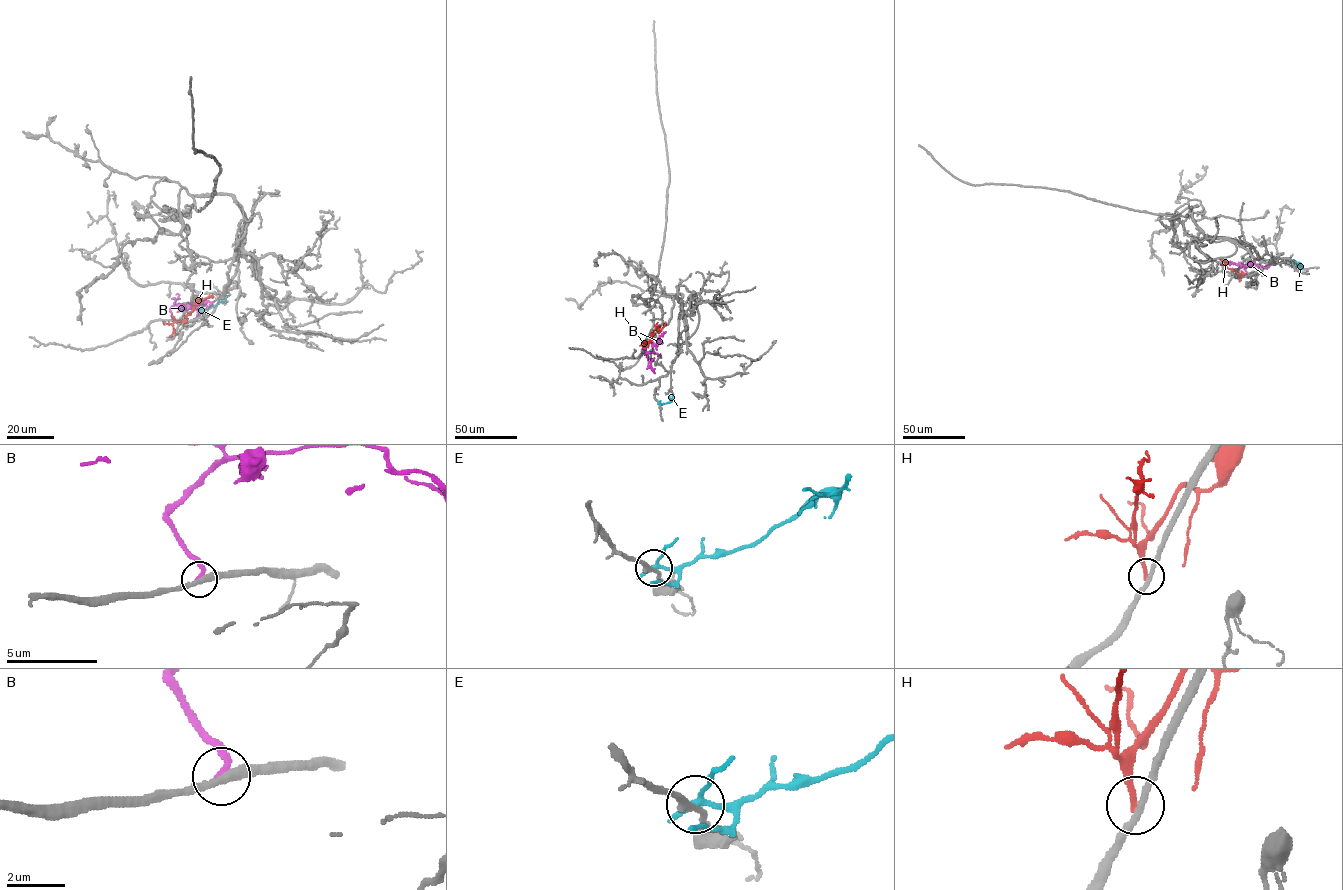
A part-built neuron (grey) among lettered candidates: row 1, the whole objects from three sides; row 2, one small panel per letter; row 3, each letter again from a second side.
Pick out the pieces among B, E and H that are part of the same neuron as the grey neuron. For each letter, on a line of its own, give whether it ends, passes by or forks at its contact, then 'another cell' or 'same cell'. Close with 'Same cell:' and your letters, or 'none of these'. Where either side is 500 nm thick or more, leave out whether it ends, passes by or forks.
B: it ends there; another cell
E: it passes by; another cell
H: it ends there; another cell
Same cell: none of these

